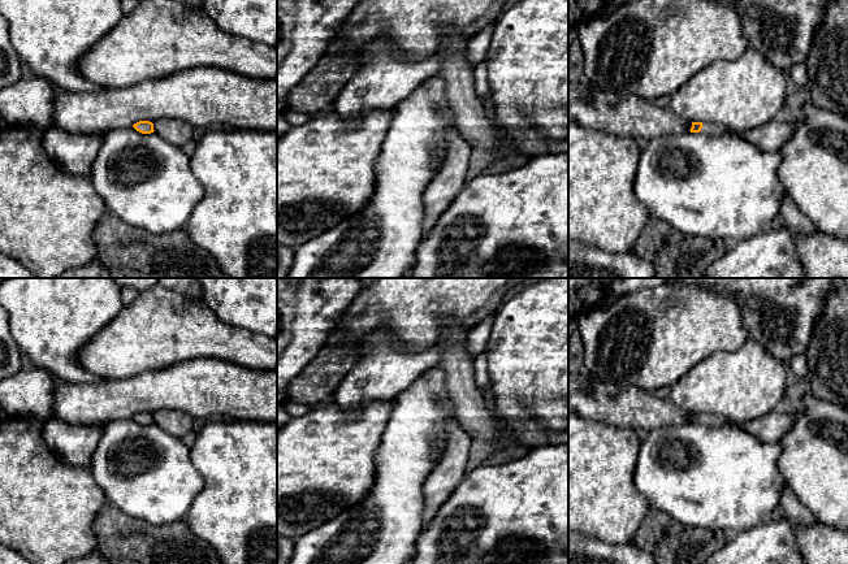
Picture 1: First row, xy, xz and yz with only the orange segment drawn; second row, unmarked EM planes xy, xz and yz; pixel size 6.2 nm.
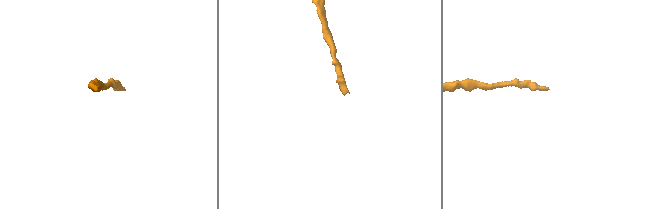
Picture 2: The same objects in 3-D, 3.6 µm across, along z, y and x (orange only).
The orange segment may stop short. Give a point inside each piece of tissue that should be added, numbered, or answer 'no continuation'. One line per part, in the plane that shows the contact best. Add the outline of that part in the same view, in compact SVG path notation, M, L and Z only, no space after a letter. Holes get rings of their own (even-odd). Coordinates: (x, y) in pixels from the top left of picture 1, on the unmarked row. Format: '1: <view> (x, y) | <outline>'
1: yz (708, 419) | M702 413L702 420L700 424L708 425L708 426L726 426L726 425L730 425L731 422L721 416L715 416L711 413Z

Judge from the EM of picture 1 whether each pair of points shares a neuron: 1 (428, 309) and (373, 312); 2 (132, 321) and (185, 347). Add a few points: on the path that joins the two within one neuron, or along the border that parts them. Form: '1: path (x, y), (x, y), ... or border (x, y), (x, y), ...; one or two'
1: path (415, 309), (386, 309); one
2: path (145, 332), (163, 332), (172, 341); one

